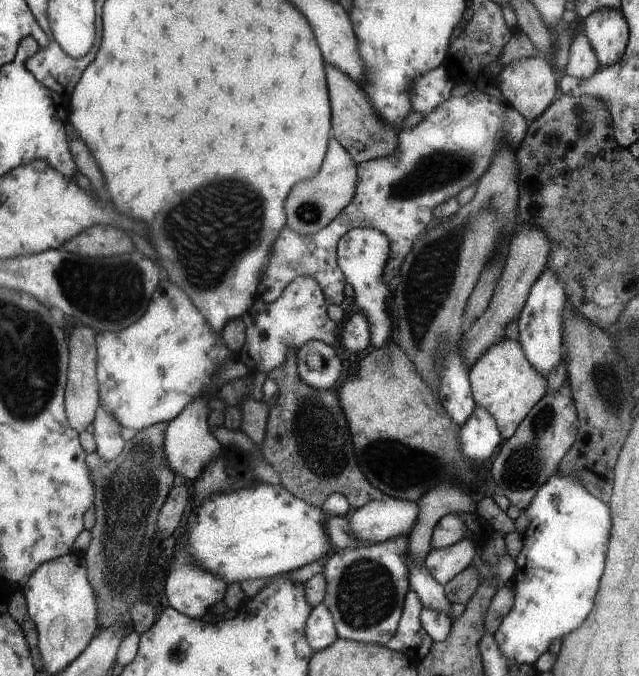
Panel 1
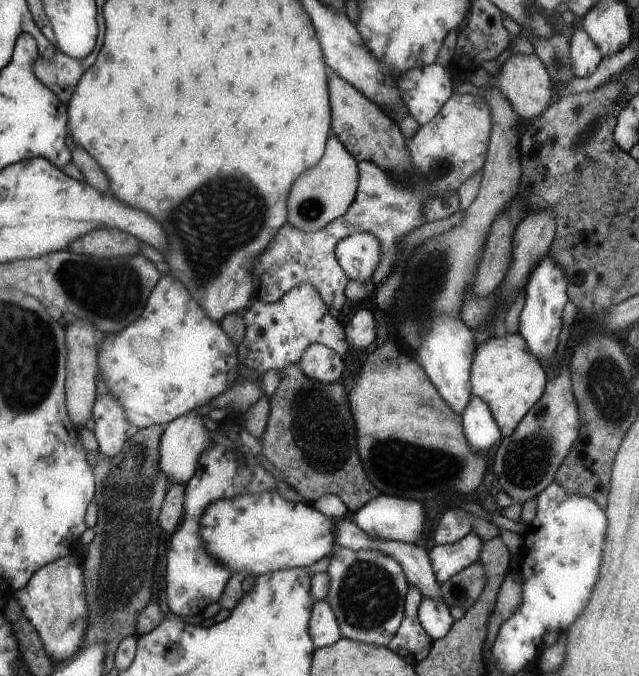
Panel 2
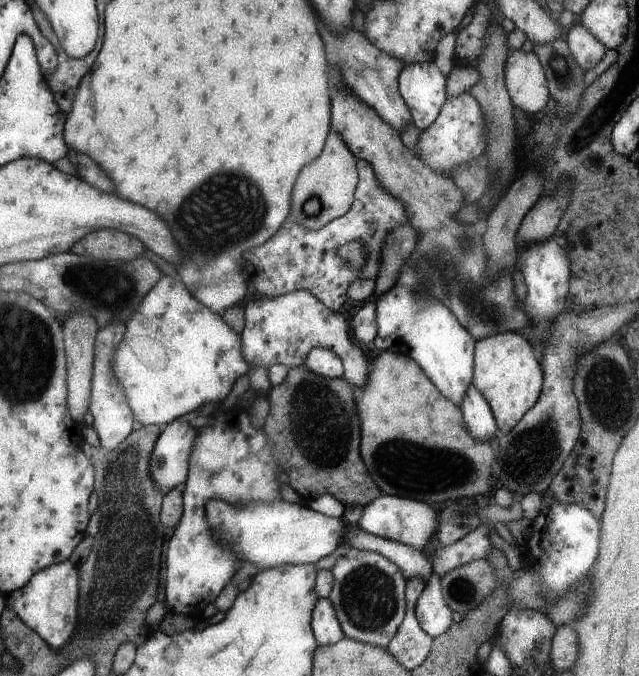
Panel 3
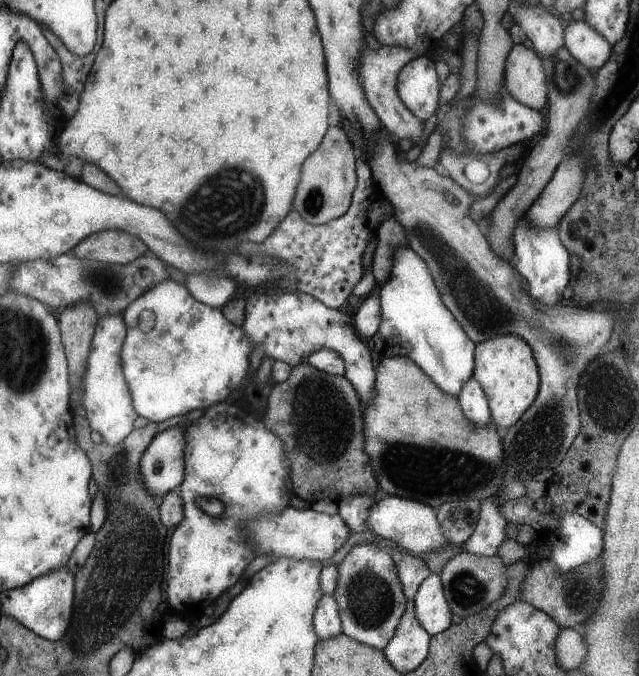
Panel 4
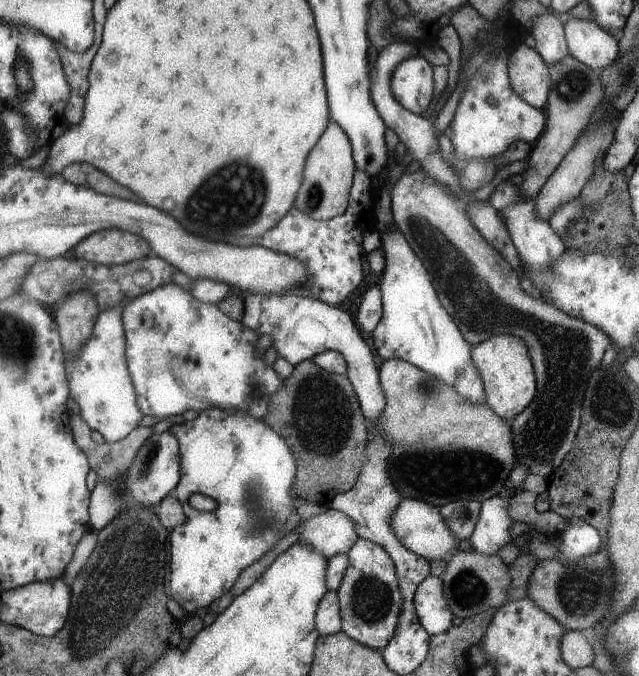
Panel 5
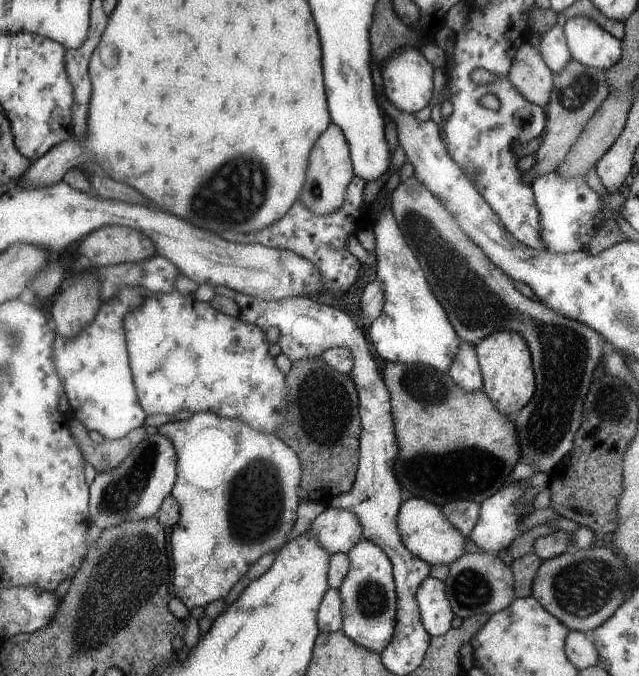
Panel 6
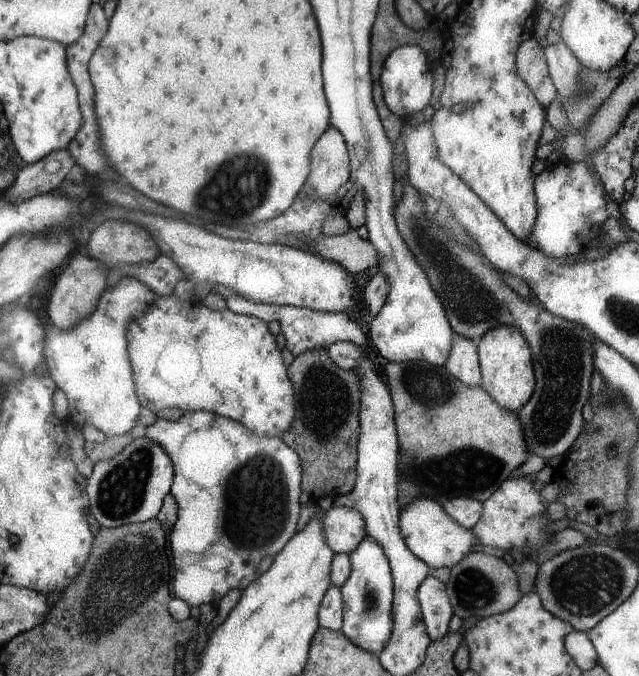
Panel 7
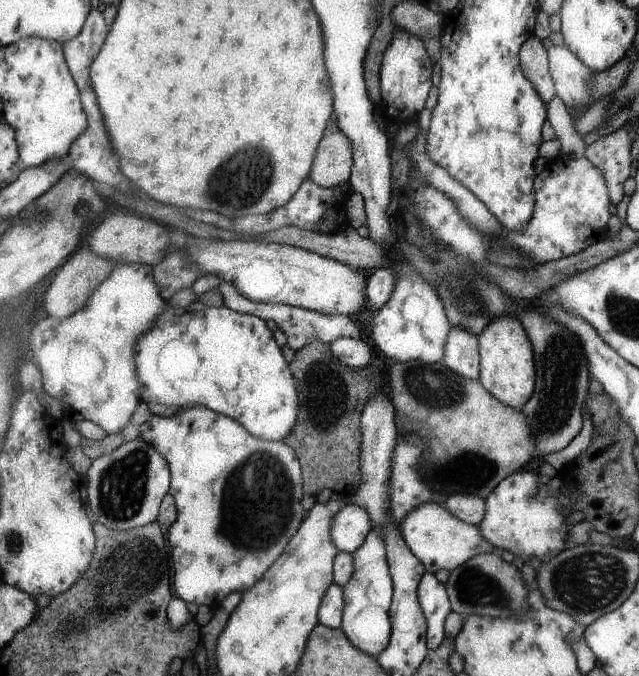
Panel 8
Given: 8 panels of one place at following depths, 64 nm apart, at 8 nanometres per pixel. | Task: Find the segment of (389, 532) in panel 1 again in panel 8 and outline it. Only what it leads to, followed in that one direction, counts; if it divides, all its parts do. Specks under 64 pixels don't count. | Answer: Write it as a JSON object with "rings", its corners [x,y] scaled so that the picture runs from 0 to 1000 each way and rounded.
{"rings":[[[687,743],[659,746],[646,751],[637,763],[628,763],[624,784],[628,784],[628,796],[634,796],[634,805],[643,811],[643,820],[656,825],[656,831],[665,837],[665,846],[674,846],[674,849],[681,849],[684,843],[706,846],[718,834],[737,828],[740,822],[765,820],[772,814],[772,805],[765,805],[753,793],[750,778],[715,769],[715,763],[709,763]]]}

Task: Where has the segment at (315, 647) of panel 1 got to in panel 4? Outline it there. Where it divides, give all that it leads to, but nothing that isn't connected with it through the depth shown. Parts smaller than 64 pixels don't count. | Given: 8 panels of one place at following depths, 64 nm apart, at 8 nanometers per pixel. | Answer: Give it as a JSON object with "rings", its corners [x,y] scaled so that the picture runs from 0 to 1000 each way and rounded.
{"rings":[[[521,879],[499,885],[493,908],[490,908],[490,932],[499,947],[527,944],[537,935],[534,914],[531,914],[531,896],[527,896]]]}

